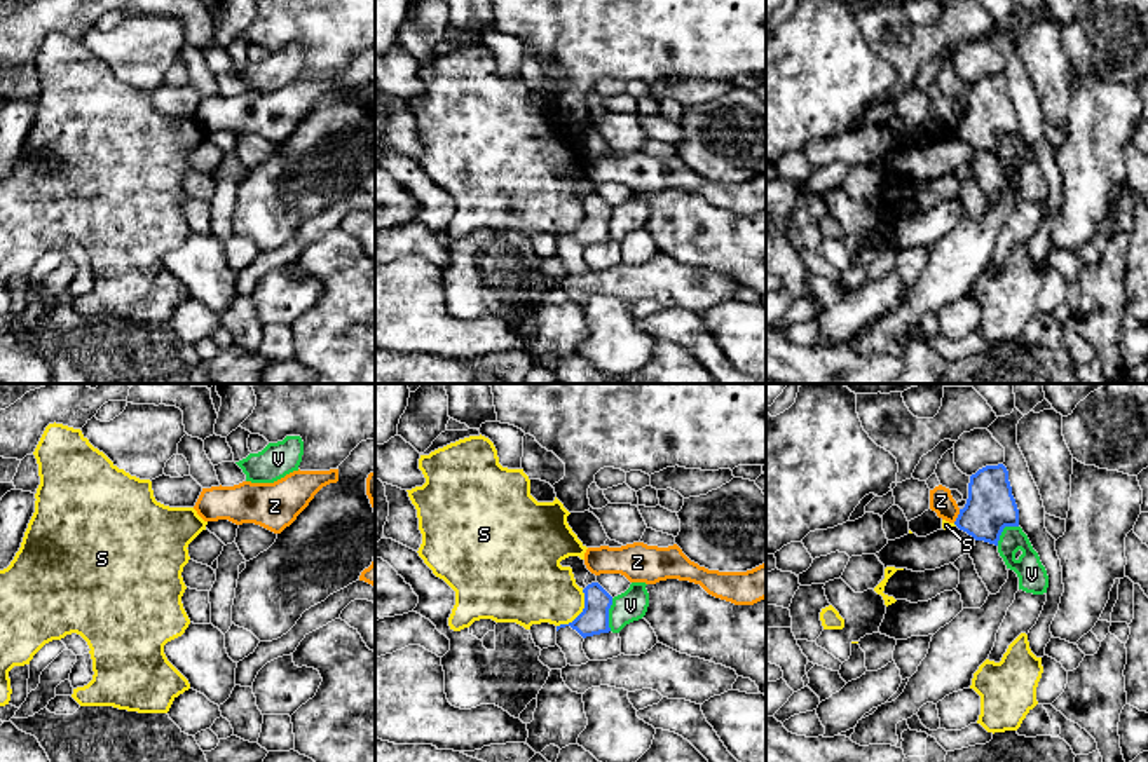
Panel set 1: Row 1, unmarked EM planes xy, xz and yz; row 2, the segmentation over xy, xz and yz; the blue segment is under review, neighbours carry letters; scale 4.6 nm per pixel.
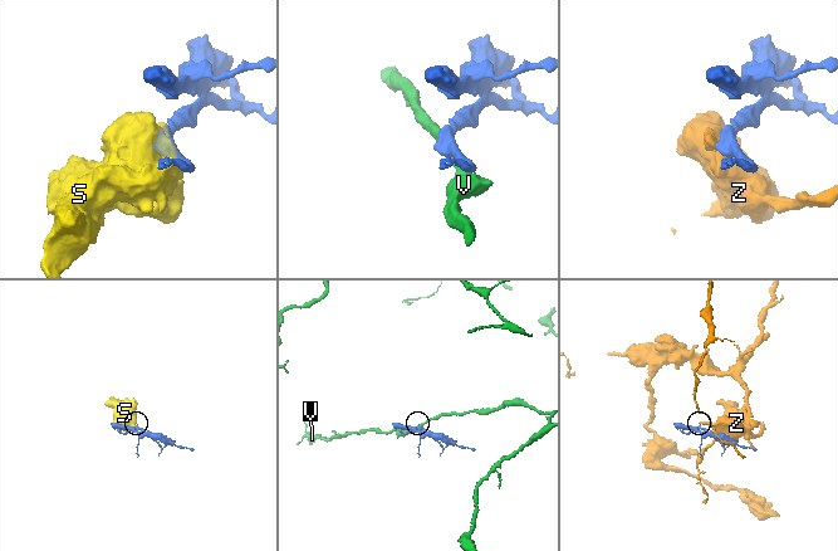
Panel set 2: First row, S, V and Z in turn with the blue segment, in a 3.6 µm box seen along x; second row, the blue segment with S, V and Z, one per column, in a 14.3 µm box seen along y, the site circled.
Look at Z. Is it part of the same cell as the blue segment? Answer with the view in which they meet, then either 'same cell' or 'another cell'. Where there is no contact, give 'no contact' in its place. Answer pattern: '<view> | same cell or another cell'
yz | another cell

